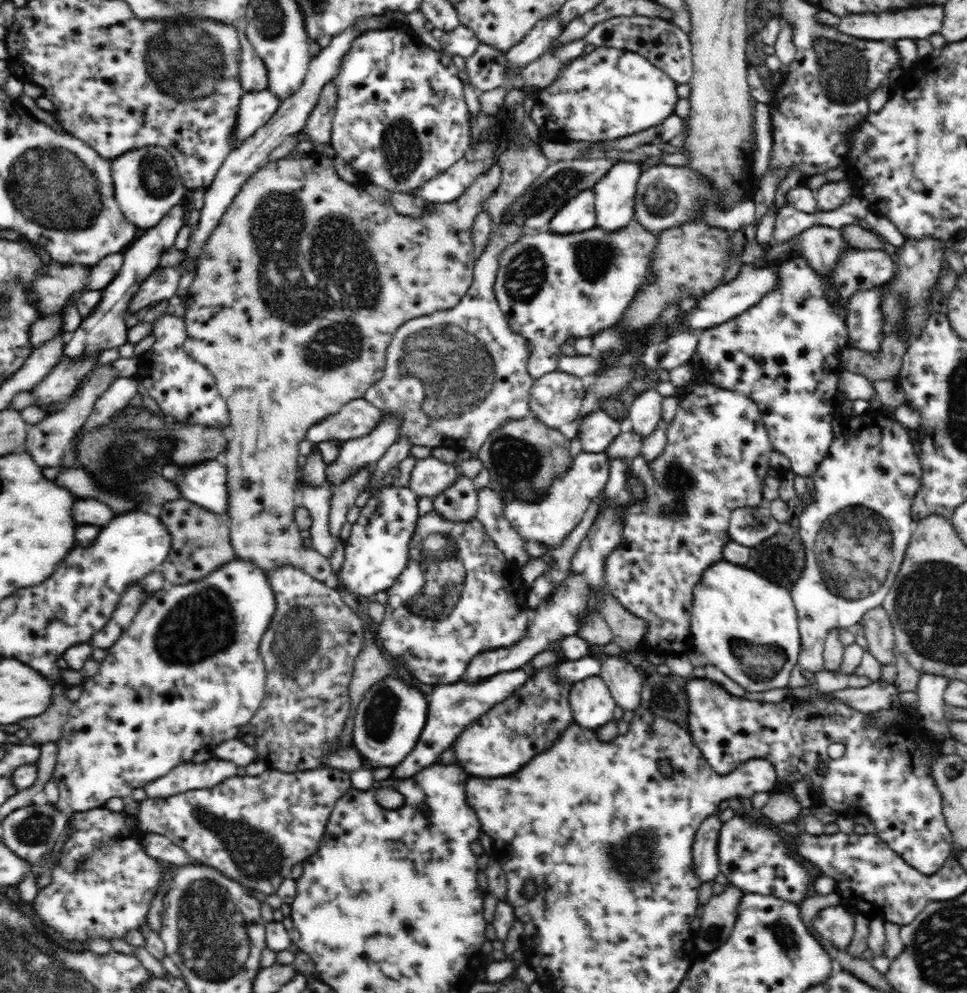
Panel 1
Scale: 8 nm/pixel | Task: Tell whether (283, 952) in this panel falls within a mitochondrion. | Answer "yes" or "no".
no

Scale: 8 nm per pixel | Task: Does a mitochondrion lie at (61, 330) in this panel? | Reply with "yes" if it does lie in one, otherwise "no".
no

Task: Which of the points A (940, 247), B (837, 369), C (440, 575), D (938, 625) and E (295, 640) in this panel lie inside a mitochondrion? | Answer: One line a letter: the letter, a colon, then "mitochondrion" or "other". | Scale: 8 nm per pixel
A: other
B: other
C: mitochondrion
D: mitochondrion
E: mitochondrion

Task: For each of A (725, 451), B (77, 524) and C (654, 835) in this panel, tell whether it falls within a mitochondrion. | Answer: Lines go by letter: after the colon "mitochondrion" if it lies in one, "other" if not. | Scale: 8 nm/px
A: other
B: other
C: mitochondrion

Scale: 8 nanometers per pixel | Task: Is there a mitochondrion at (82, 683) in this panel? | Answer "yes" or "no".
no

